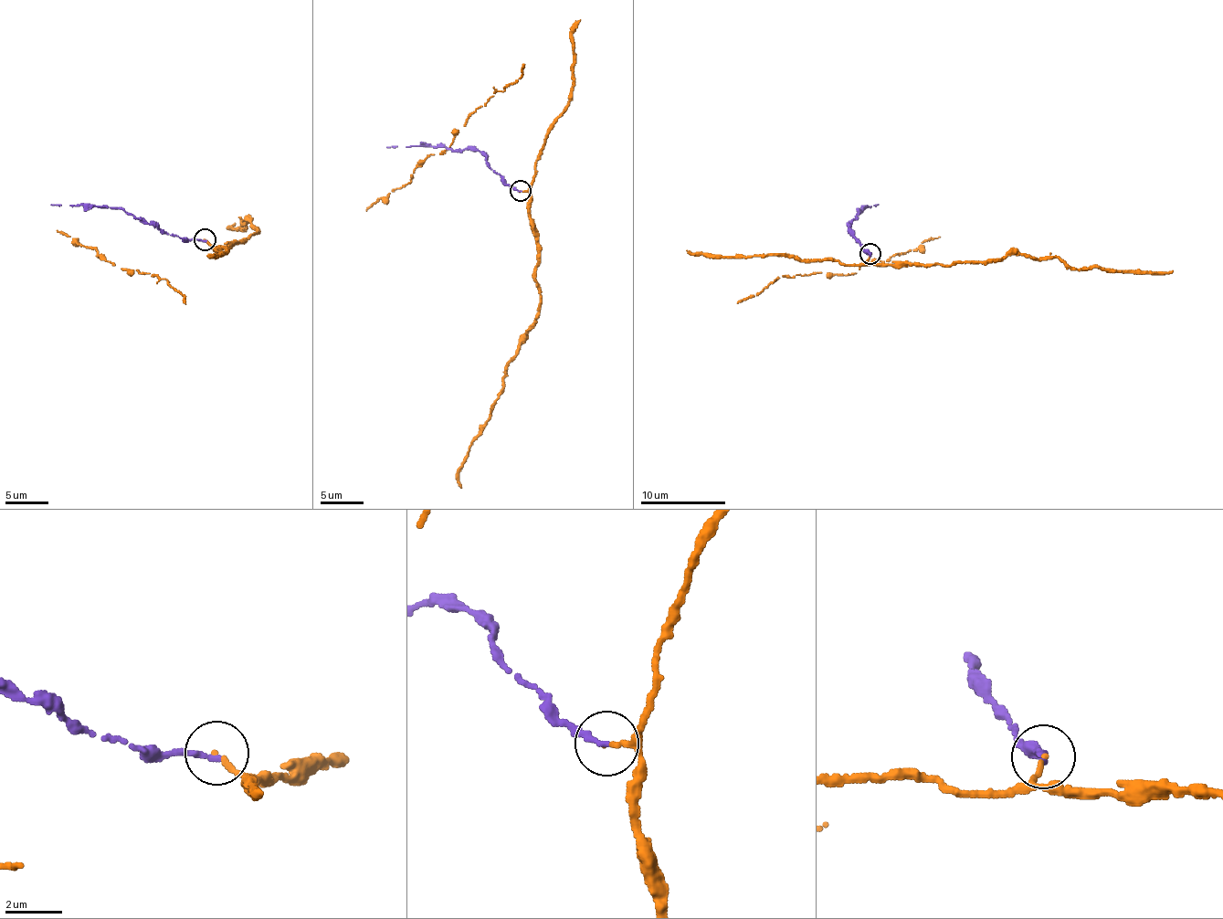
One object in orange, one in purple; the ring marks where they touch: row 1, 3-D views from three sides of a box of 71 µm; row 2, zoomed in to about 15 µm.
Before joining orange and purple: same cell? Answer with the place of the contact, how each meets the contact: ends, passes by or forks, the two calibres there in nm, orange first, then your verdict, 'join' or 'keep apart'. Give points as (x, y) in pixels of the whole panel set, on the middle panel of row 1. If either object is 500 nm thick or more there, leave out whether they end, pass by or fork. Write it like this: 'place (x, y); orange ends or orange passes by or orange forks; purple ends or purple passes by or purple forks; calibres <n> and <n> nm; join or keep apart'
place (521, 191); orange ends; purple ends; calibres 190 and 220 nm; keep apart

